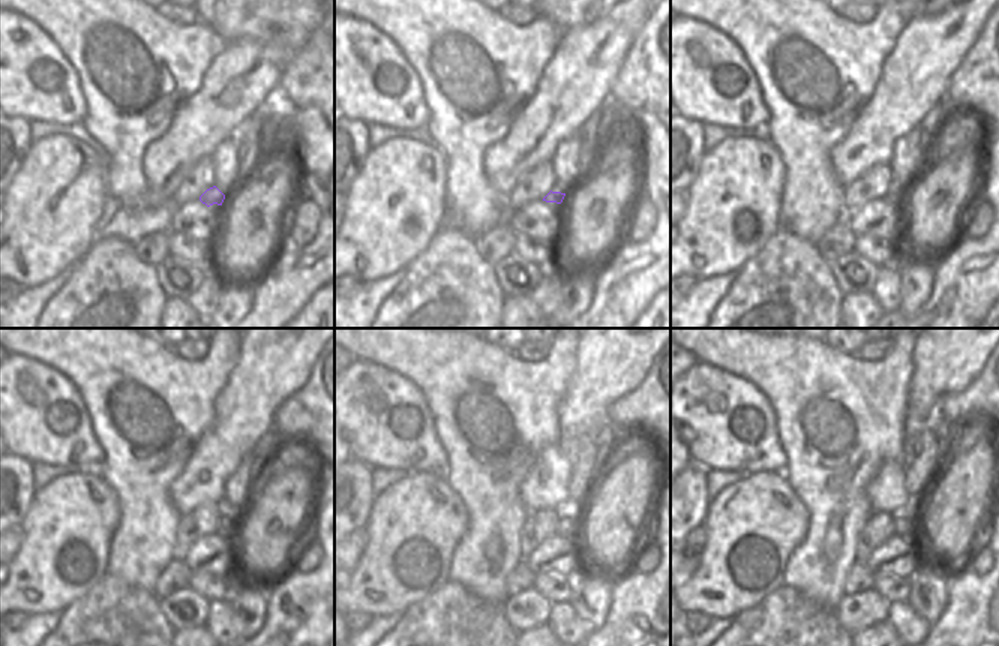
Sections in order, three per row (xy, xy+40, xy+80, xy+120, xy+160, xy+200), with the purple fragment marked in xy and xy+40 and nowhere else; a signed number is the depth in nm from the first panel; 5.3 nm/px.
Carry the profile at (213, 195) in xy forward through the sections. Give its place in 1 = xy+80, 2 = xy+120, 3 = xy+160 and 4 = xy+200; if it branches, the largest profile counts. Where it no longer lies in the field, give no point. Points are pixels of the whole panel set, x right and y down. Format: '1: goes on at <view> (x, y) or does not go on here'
1: goes on at xy+80 (897, 195)
2: goes on at xy+120 (227, 526)
3: goes on at xy+160 (566, 526)
4: goes on at xy+200 (908, 528)

